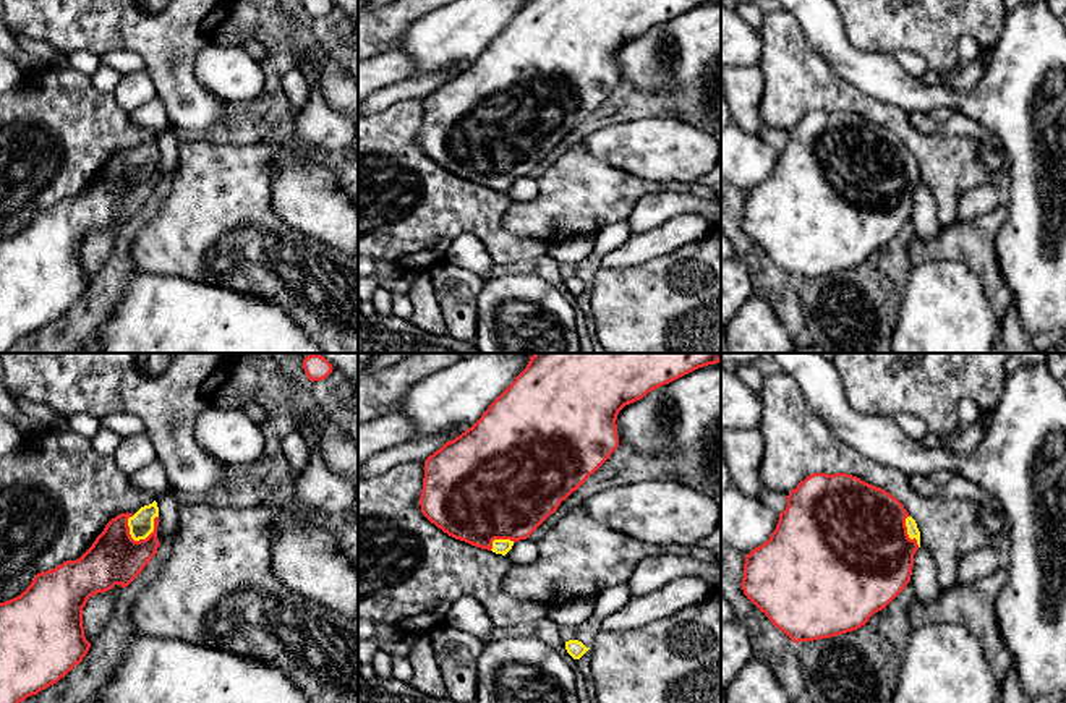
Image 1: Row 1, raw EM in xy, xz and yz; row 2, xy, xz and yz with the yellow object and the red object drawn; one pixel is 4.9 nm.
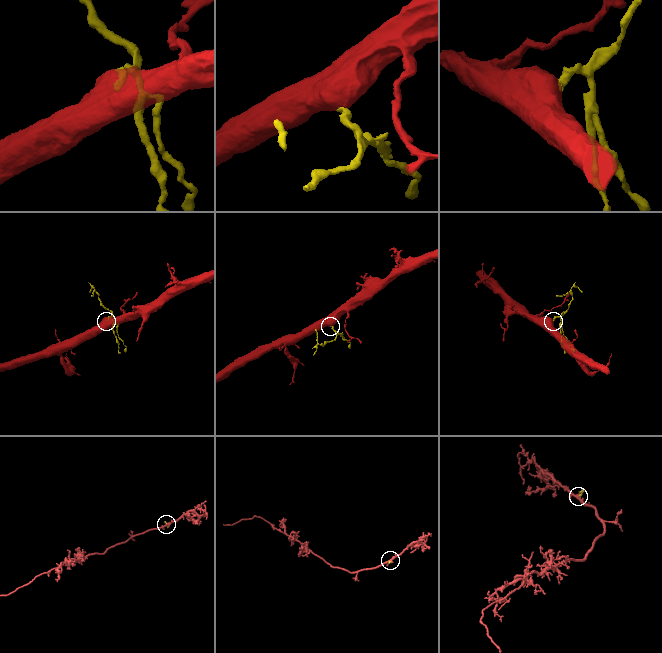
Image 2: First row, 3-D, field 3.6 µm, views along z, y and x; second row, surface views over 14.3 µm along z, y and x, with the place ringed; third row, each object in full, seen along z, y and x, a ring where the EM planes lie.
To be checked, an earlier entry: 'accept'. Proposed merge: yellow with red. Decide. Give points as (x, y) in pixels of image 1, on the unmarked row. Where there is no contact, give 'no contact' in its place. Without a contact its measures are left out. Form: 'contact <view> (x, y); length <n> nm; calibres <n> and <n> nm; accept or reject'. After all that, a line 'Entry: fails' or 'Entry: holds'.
contact xy (148, 172); length 180 nm; calibres 120 and 260 nm; accept
Entry: holds

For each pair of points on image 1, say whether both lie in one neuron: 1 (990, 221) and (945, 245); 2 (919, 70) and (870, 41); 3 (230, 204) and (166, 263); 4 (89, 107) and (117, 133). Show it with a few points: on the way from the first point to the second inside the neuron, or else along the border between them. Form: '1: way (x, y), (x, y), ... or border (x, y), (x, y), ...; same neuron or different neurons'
1: way (979, 232), (969, 242), (956, 242); same neuron
2: border (893, 54), (914, 51), (930, 68); different neurons
3: way (214, 221), (182, 247); same neuron
4: way (96, 114), (110, 128); same neuron

